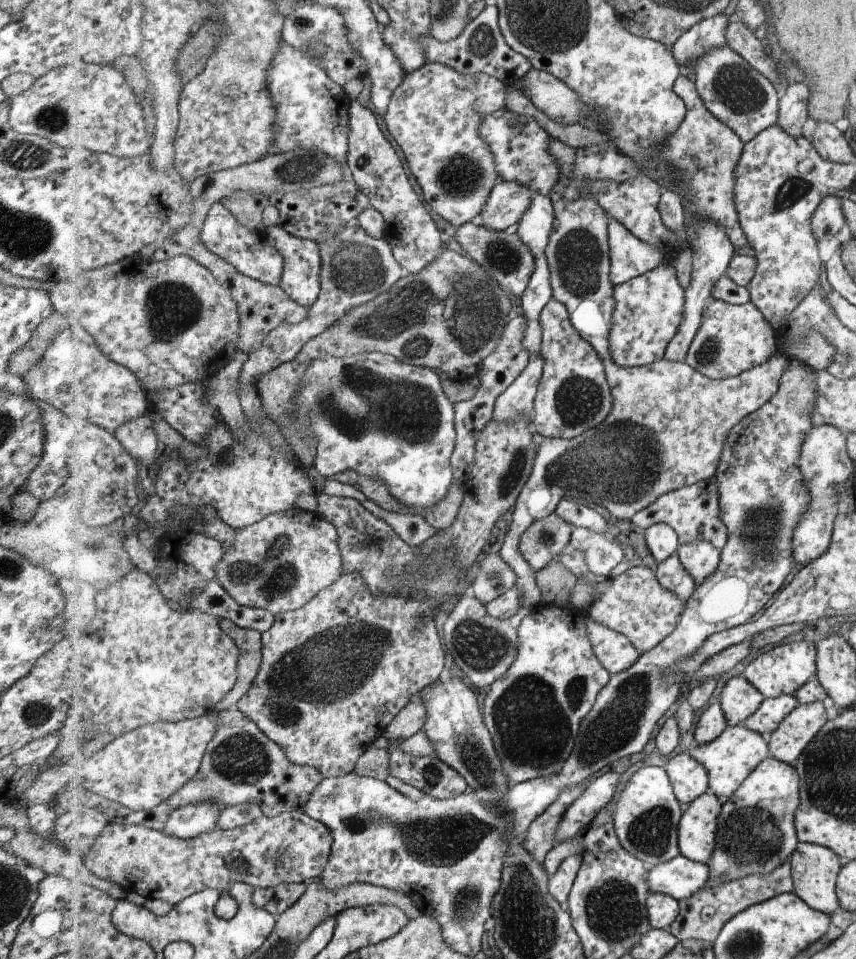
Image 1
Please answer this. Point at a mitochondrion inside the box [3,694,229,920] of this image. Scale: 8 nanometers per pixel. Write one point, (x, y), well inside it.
(35, 714)

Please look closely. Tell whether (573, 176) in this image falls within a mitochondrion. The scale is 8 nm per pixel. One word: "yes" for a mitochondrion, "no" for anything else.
no

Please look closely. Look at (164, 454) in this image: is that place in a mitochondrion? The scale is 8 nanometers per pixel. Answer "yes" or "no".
no

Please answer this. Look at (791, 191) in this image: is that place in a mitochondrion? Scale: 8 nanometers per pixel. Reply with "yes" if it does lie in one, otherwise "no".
yes

